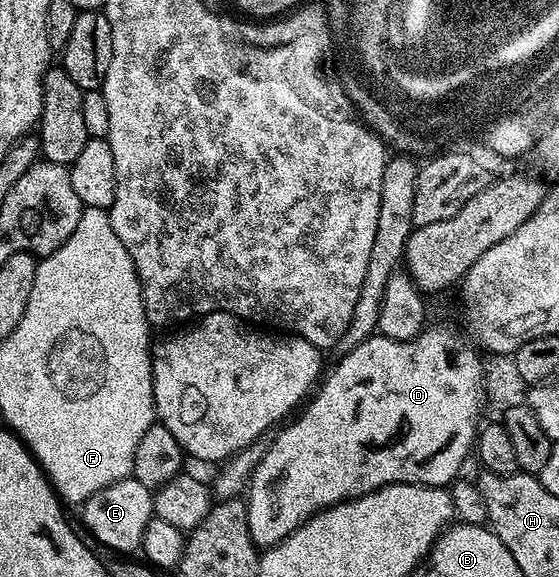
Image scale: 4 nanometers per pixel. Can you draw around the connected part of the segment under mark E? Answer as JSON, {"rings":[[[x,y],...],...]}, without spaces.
{"rings":[[[130,476],[113,482],[109,487],[97,491],[87,501],[82,502],[83,525],[92,533],[95,541],[105,543],[109,551],[119,555],[131,555],[140,548],[145,535],[145,527],[155,512],[152,490],[145,487],[136,477]]]}

